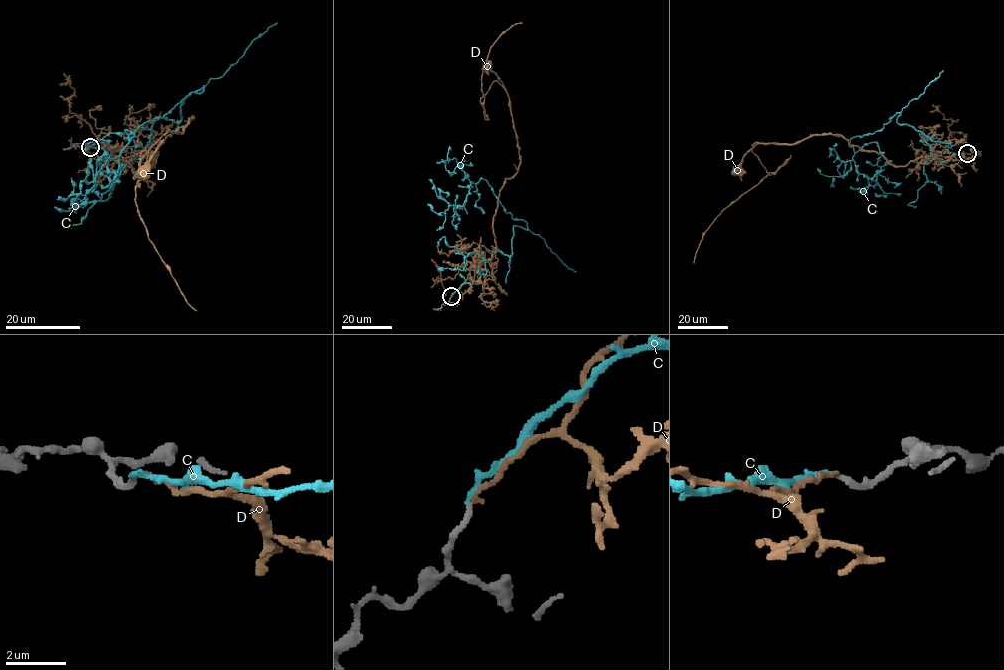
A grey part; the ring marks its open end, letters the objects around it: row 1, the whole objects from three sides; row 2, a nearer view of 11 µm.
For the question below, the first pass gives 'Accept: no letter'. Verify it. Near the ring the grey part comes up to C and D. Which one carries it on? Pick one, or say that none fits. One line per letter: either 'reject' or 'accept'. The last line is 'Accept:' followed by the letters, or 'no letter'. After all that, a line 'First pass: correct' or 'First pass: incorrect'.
C: reject
D: accept
Accept: D
First pass: incorrect

